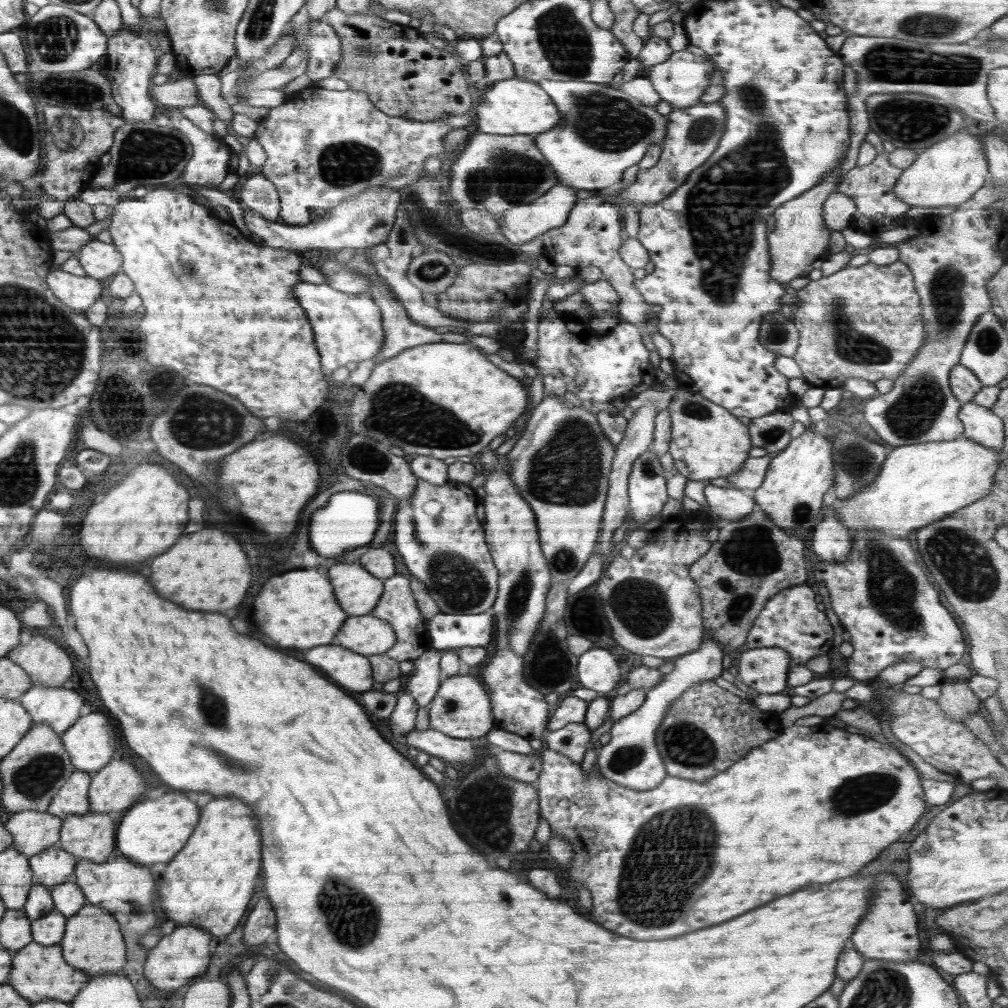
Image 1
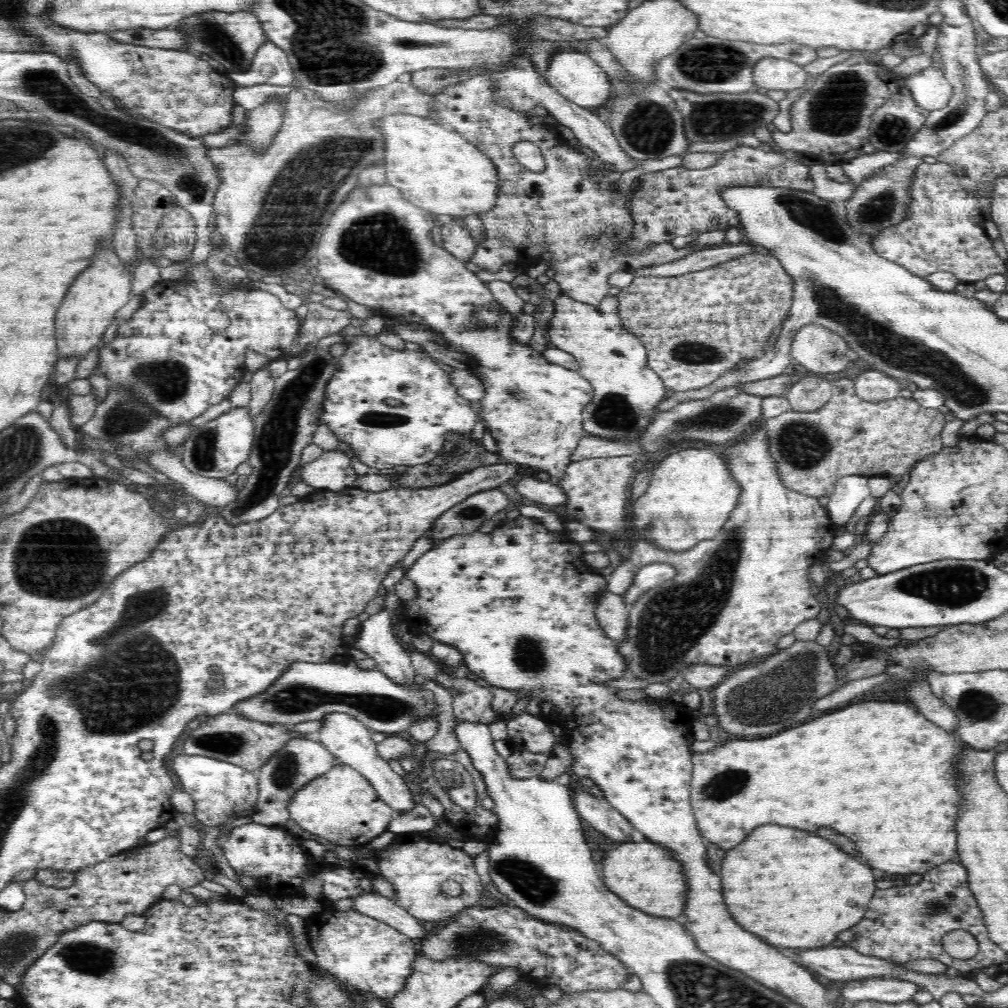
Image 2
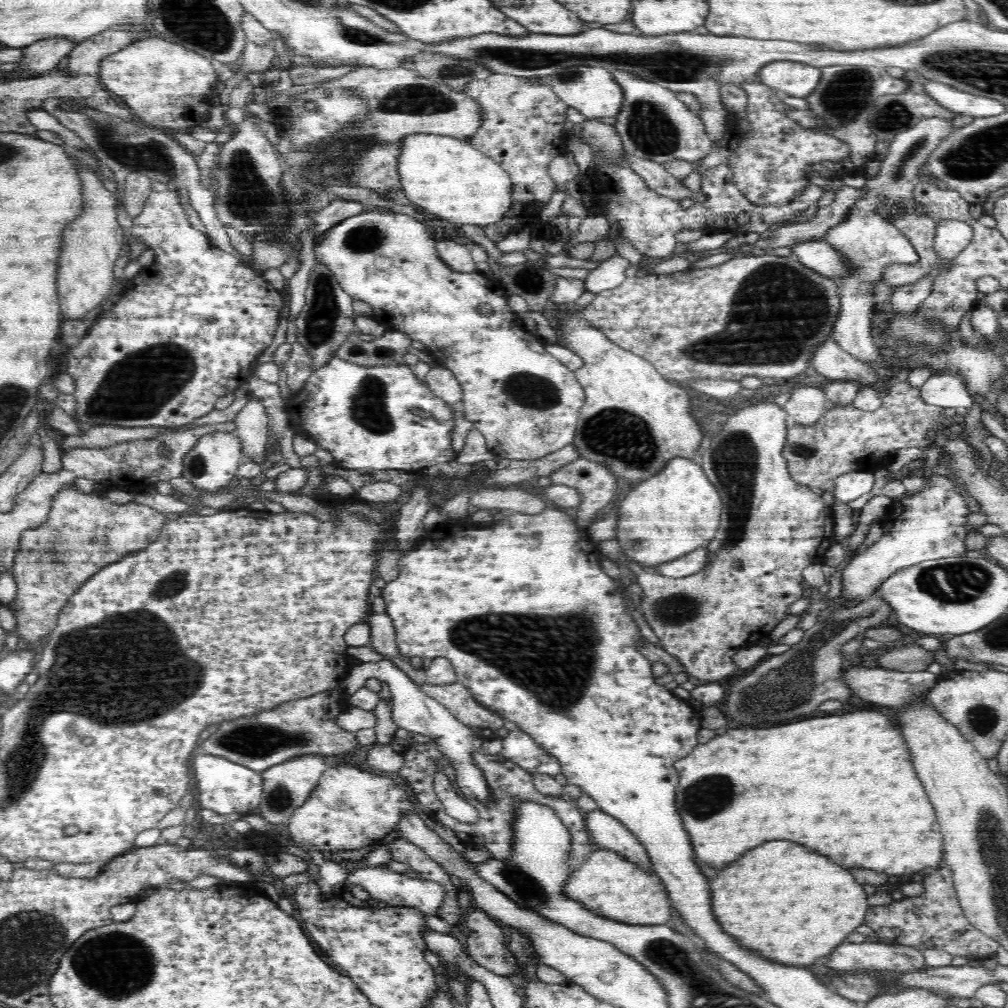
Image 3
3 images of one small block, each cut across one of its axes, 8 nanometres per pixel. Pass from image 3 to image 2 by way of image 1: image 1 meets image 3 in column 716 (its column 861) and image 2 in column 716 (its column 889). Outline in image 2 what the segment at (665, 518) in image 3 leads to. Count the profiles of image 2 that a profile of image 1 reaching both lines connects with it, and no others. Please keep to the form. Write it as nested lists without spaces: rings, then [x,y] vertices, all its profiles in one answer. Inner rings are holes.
[[[719,448],[678,450],[660,461],[651,471],[650,482],[644,496],[636,499],[632,505],[634,517],[630,520],[632,522],[630,534],[635,530],[639,538],[652,542],[660,550],[674,550],[674,552],[690,550],[698,542],[714,538],[723,529],[730,511],[737,505],[740,493],[739,482],[731,475],[727,460],[723,458]]]

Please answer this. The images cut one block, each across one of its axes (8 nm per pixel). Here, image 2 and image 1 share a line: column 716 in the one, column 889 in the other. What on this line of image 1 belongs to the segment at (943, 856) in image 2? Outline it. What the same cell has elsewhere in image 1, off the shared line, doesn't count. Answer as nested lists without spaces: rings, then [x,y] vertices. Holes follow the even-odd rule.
[[[828,722],[815,726],[791,725],[781,733],[768,741],[766,746],[753,748],[742,758],[742,762],[732,764],[726,772],[720,771],[712,778],[704,782],[694,782],[684,778],[667,775],[656,788],[650,790],[632,790],[609,781],[603,774],[594,769],[587,774],[583,773],[581,763],[572,762],[570,758],[546,749],[543,754],[543,765],[538,779],[539,814],[550,825],[552,833],[557,833],[564,840],[572,844],[573,852],[570,866],[570,878],[586,886],[592,892],[594,902],[594,918],[604,928],[616,928],[622,924],[622,930],[616,930],[620,936],[630,936],[636,940],[664,940],[672,936],[680,936],[692,930],[708,928],[720,922],[728,922],[726,918],[736,918],[736,914],[744,914],[748,910],[754,910],[766,902],[776,900],[778,896],[790,894],[798,888],[812,886],[812,884],[828,884],[838,878],[846,878],[856,874],[860,868],[864,868],[868,862],[885,848],[889,848],[892,842],[900,840],[906,833],[914,828],[914,824],[926,814],[924,791],[921,785],[921,776],[917,768],[911,762],[898,753],[896,749],[883,744],[876,739],[869,739],[863,735],[849,733],[848,731],[833,727]],[[670,810],[680,810],[680,816],[654,816],[664,814]]]

